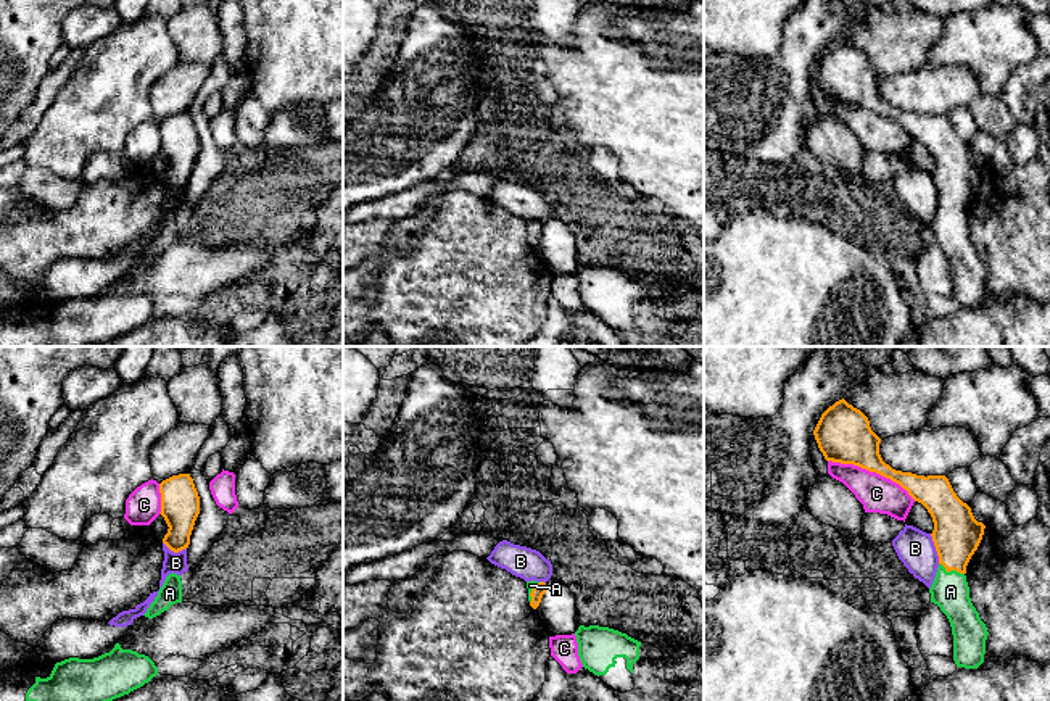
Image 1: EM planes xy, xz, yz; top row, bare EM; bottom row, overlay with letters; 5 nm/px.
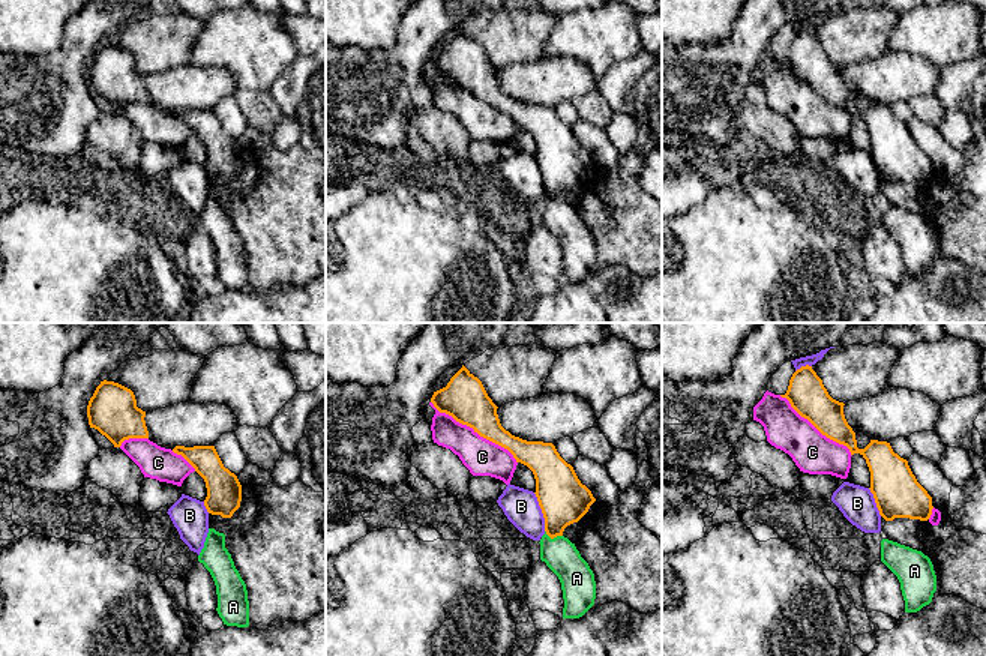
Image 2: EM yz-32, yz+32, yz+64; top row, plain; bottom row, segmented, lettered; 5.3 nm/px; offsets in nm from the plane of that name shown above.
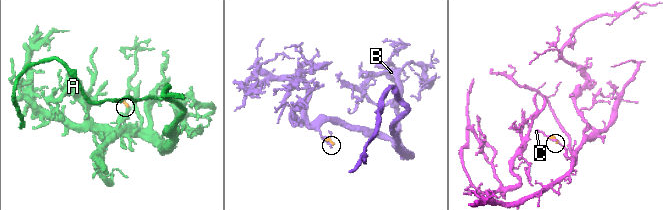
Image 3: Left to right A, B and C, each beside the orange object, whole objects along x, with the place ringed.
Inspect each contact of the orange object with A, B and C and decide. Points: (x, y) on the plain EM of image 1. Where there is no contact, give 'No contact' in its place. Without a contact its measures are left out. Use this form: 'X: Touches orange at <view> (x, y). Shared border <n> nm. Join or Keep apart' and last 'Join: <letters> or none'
A: Touches orange at yz (952, 208). Shared border 140 nm. Join
B: Touches orange at yz (936, 187). Shared border 160 nm. Keep apart
C: Touches orange at yz (872, 110). Shared border 480 nm. Keep apart
Join: A

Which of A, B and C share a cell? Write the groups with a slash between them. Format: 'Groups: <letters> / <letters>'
Groups: A / B / C

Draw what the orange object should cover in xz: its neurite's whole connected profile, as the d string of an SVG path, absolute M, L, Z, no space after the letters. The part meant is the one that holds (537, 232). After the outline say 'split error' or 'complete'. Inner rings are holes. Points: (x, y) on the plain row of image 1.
M527 221L528 227L528 240L533 248L536 248L541 242L543 234L546 232L546 222L544 221Z; split error

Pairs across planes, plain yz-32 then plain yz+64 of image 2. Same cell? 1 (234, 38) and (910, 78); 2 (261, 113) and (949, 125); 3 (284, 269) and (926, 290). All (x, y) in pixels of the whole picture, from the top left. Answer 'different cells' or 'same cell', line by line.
1: different cells
2: different cells
3: different cells

